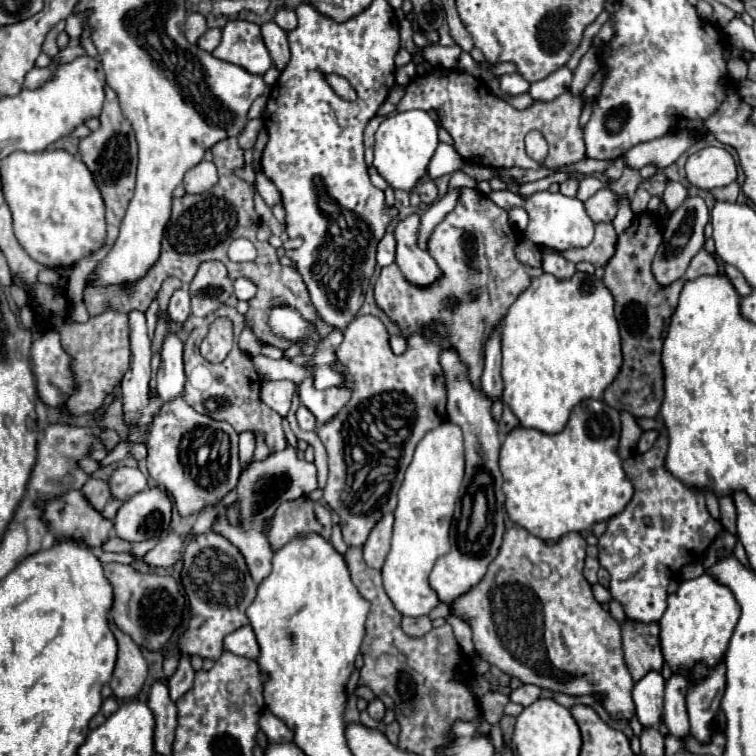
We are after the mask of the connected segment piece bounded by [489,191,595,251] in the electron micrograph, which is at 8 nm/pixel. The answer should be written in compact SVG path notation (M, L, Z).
M491 191L489 199L503 209L523 205L529 213L529 225L525 229L525 239L533 241L535 245L551 247L551 249L557 249L557 251L567 251L567 249L573 249L573 247L587 247L593 241L595 223L585 213L583 203L575 197L565 197L561 193L543 191L543 193L533 193L527 201L521 201L521 197L515 195L513 191Z

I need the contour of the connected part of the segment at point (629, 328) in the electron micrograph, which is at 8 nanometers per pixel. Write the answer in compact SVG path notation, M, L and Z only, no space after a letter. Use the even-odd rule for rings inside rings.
M639 213L633 219L633 225L619 235L615 245L615 255L607 263L605 269L605 285L615 297L615 317L621 329L621 343L623 343L623 367L617 379L605 389L603 401L609 403L617 411L627 411L633 417L657 417L663 401L663 369L661 369L661 347L663 335L661 331L667 329L667 321L671 319L673 307L677 307L677 295L681 291L681 283L685 279L695 279L699 275L713 275L717 273L717 265L713 255L703 247L693 259L683 279L673 283L673 287L657 287L651 275L651 259L661 243L661 229L659 229L659 215L653 213Z

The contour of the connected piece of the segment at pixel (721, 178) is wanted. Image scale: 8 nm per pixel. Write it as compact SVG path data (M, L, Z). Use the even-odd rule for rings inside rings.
M705 147L689 155L685 171L693 187L709 191L733 183L739 175L739 161L725 147Z

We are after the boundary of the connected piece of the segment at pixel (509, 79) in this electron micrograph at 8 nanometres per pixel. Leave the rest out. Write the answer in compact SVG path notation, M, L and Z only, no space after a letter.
M507 73L507 75L501 75L499 77L501 81L501 89L509 95L519 95L519 93L525 93L529 89L529 83L523 79L521 73Z

